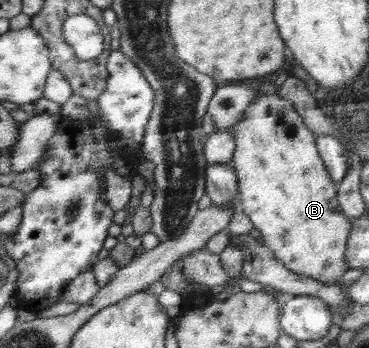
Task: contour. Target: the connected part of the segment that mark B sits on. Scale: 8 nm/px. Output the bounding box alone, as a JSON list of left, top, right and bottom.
[229,94,351,285]

